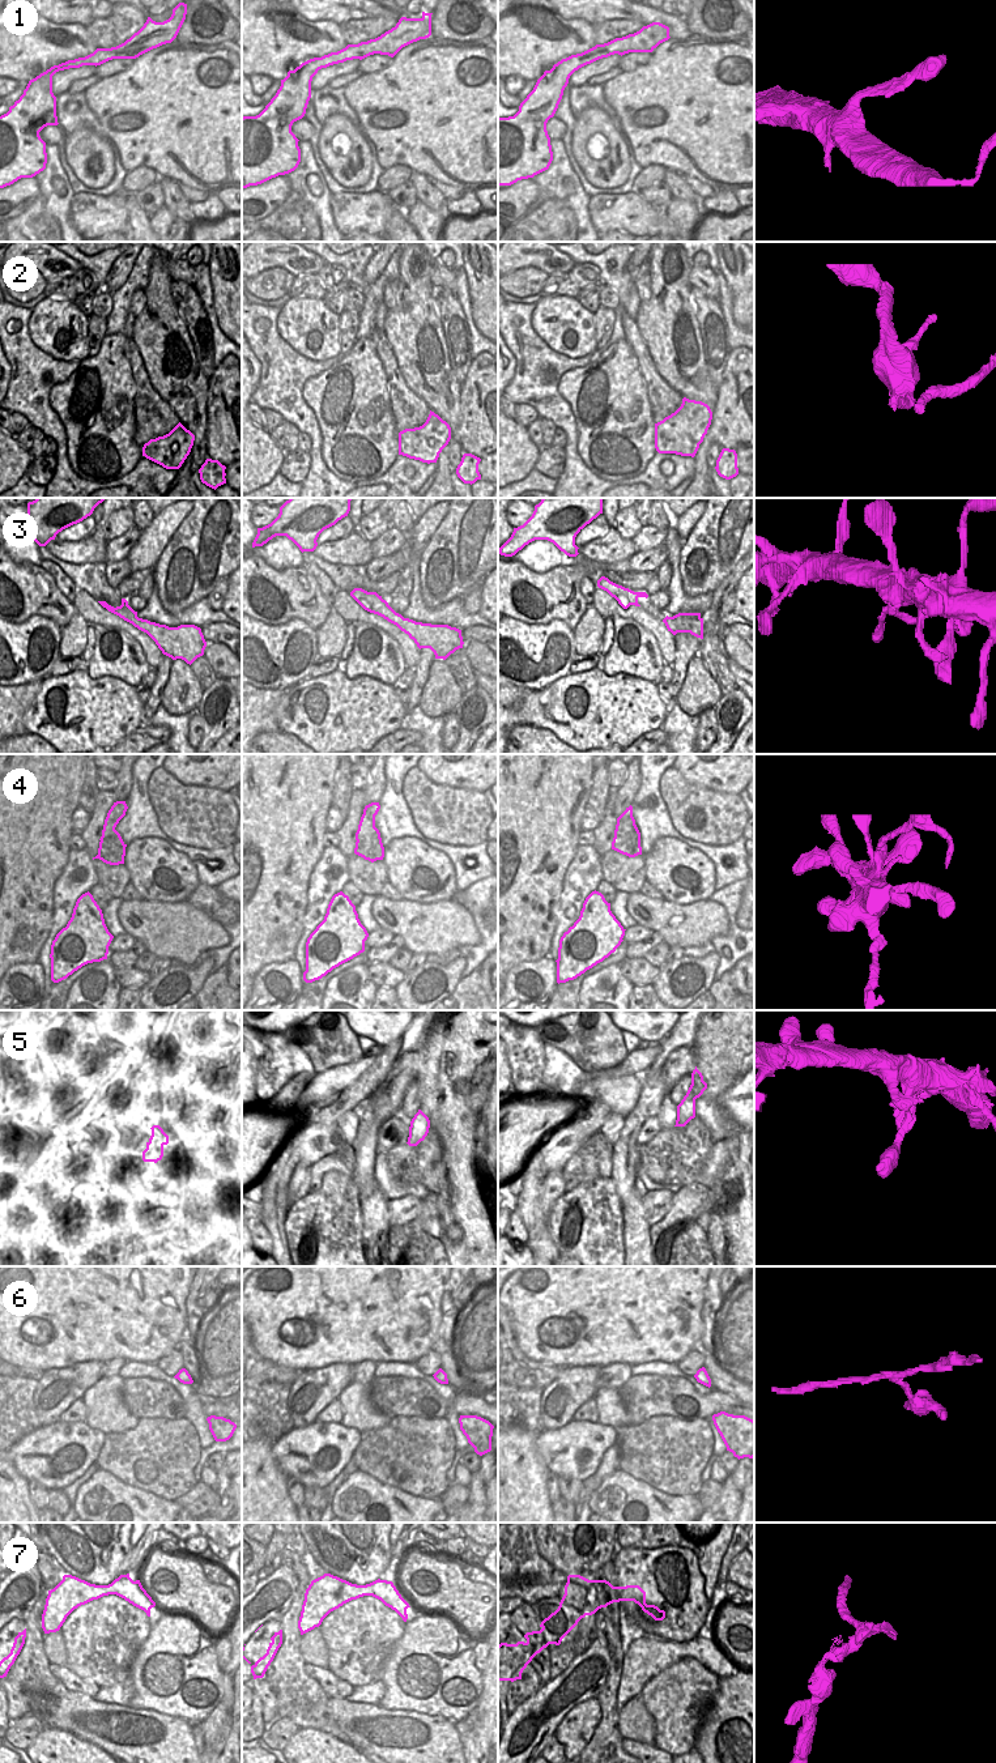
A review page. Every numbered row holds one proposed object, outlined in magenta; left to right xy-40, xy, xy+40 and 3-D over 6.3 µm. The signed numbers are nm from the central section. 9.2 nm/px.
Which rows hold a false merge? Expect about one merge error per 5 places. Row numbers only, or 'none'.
2, 4, 7

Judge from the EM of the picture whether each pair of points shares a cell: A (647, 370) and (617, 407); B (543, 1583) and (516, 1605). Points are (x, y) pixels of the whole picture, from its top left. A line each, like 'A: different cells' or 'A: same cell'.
A: different cells
B: same cell

